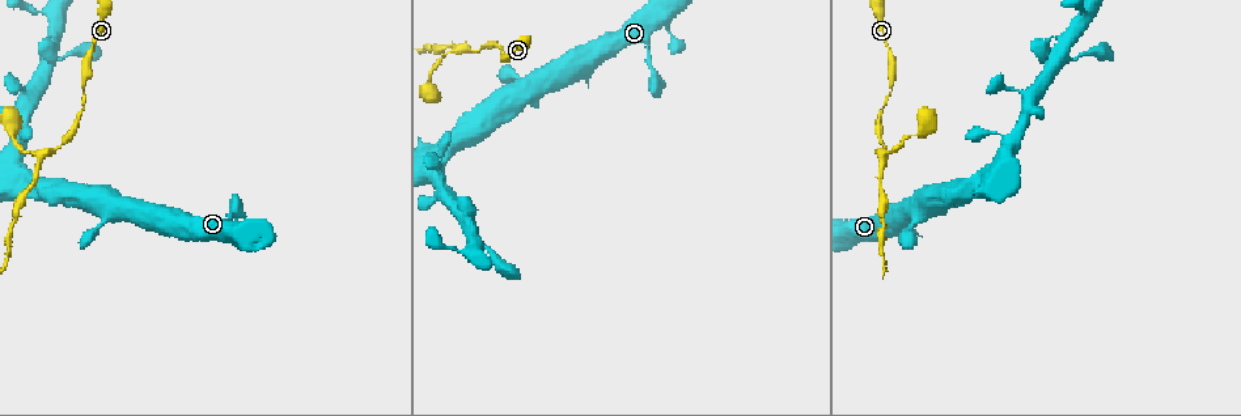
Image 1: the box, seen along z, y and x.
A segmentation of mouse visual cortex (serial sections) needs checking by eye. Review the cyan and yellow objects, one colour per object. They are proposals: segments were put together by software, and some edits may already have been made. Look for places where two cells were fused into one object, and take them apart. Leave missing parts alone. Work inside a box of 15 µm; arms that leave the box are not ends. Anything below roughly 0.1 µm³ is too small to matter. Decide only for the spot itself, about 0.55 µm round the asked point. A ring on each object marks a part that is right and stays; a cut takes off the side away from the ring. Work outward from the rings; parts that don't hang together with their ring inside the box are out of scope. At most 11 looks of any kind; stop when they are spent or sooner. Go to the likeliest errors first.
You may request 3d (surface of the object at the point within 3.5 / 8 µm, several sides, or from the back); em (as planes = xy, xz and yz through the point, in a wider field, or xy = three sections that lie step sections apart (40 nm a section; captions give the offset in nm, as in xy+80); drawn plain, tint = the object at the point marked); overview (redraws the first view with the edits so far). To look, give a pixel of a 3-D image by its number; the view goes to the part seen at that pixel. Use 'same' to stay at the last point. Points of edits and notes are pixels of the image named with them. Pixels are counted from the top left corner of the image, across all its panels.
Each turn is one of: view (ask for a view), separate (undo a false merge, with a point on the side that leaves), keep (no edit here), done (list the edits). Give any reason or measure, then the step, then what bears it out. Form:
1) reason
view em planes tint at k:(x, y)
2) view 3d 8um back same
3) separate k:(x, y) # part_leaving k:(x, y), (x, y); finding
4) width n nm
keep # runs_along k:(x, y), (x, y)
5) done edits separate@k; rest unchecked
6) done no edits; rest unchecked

thin neck
view 3d 3.5um back at 1:(83, 94)

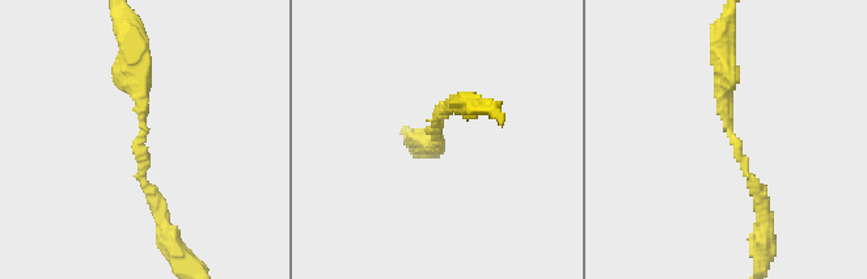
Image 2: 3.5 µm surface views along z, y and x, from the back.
arm_widths 150, 300 nm
view em xy step 2 tint at 2:(729, 135)

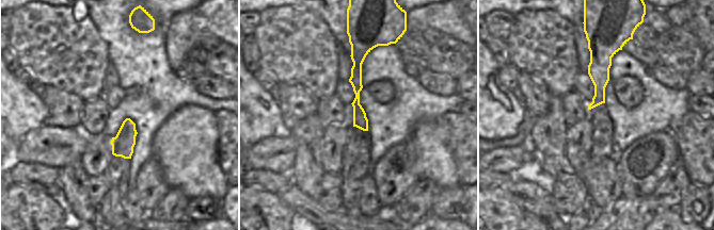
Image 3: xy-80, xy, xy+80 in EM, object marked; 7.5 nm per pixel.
width 110 nm
keep # runs_along 3:(367, 45), (356, 67), (356, 108), (365, 128); continuous, no second cell

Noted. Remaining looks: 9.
three-way junction
view 3d 3.5um at 1:(885, 158)

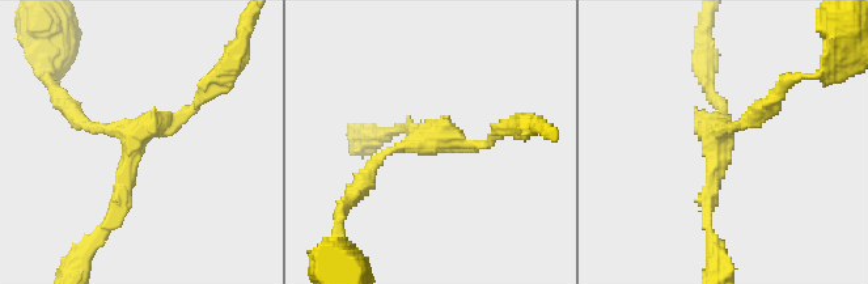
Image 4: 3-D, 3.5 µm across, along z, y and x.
arms 3; arm_widths 150, 150, 200 nm
view em xy step 1 tint at 4:(427, 138)

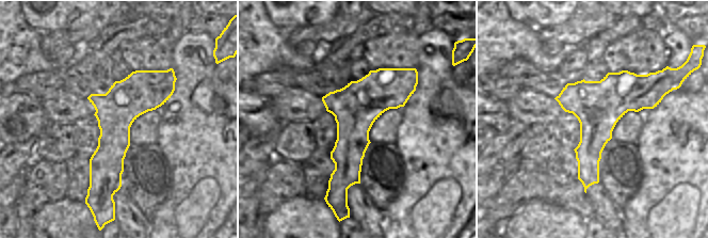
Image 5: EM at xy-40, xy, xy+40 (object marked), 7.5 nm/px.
keep # one cell here

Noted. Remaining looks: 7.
sharp bend
view em xy step 3 tint at 1:(13, 125)

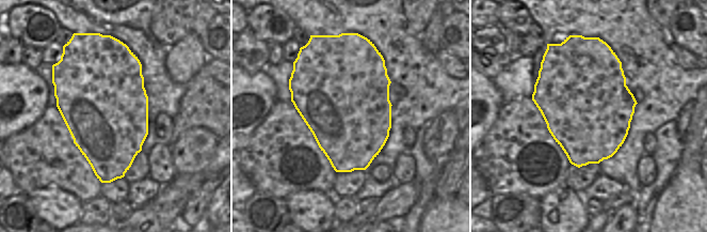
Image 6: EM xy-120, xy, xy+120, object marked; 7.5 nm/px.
wider look
view 3d 3.5um same

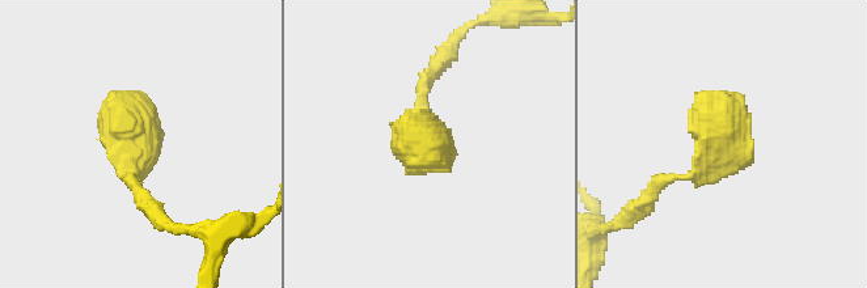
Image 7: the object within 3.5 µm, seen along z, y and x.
keep # runs_along 7:(652, 189), (693, 177), (717, 148), (706, 97); one cell here

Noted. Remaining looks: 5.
abrupt turn
view 3d 8um at 1:(1012, 147)

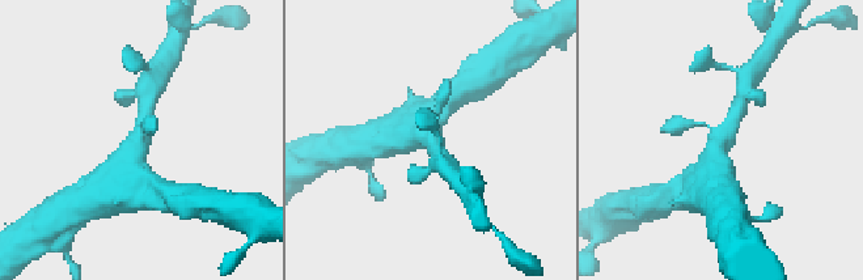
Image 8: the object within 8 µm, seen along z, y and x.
shape alone is not enough
view em xy step 5 tint at 8:(140, 143)

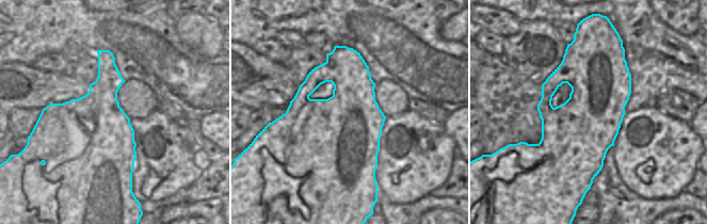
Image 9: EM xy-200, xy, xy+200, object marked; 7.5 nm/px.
keep # runs_along 8:(706, 177), (739, 110); one cell here

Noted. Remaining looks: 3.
done no edits; rest unchecked

